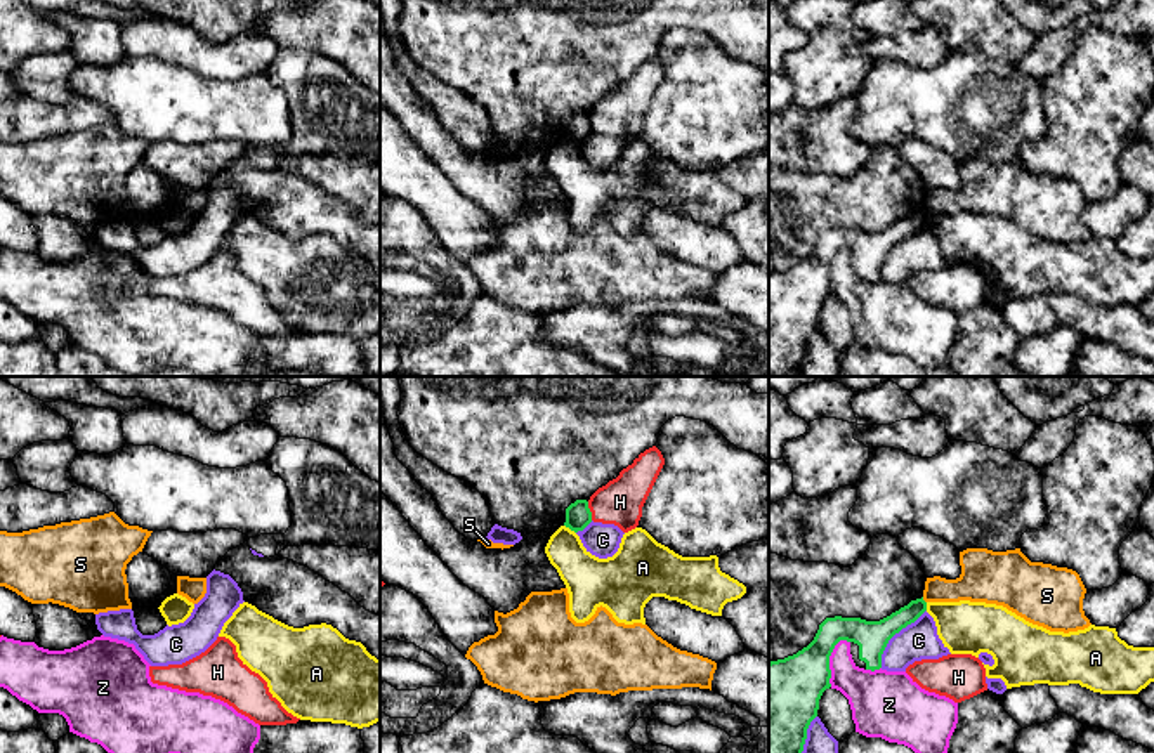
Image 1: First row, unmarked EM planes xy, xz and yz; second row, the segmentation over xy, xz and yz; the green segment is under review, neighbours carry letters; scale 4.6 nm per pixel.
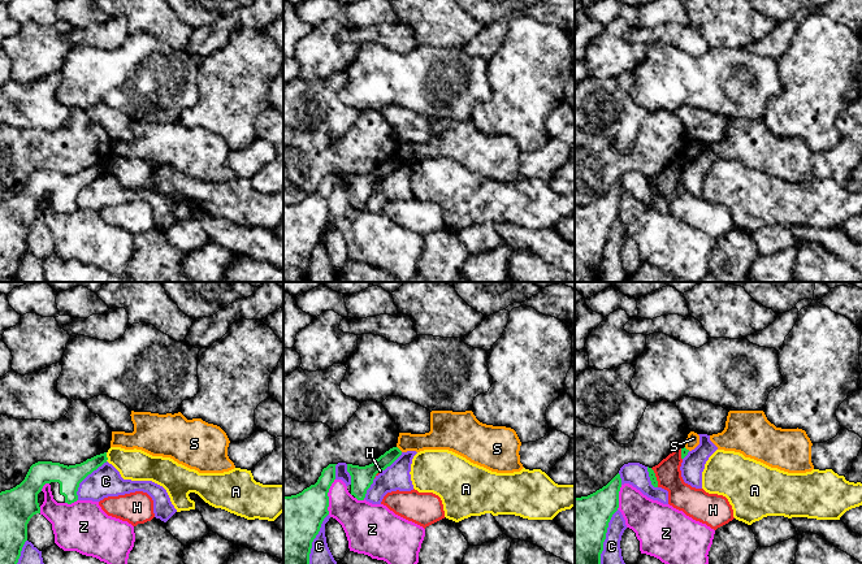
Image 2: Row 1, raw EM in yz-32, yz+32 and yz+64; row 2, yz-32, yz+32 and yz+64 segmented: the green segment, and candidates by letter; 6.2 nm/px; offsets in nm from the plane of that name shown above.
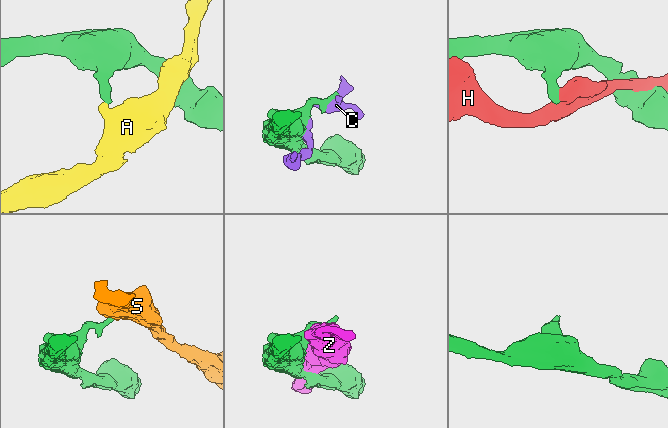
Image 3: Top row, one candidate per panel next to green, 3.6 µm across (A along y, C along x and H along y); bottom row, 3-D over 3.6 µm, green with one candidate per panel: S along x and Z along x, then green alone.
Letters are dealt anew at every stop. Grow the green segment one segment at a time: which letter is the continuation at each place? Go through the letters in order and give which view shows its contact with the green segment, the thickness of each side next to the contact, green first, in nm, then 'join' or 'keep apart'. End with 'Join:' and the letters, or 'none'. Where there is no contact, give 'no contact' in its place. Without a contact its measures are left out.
A: meets green in xz; 120 nm thick on the green side, 220 nm on the other; keep apart
C: meets green in yz; 150 nm thick on the green side, 180 nm on the other; keep apart
H: meets green in xz; 120 nm thick on the green side, 220 nm on the other; keep apart
S: meets green in yz; 110 nm thick on the green side, 160 nm on the other; keep apart
Z: meets green in yz; 320 nm thick on the green side, 220 nm on the other; keep apart
Join: none

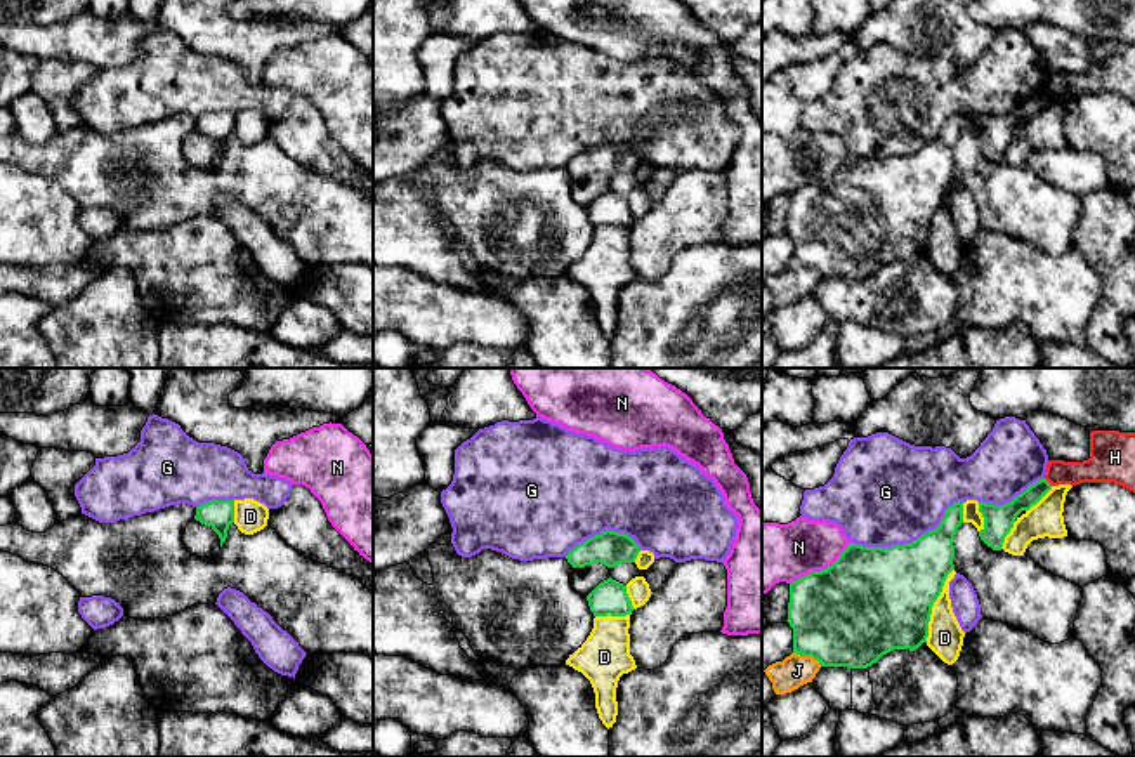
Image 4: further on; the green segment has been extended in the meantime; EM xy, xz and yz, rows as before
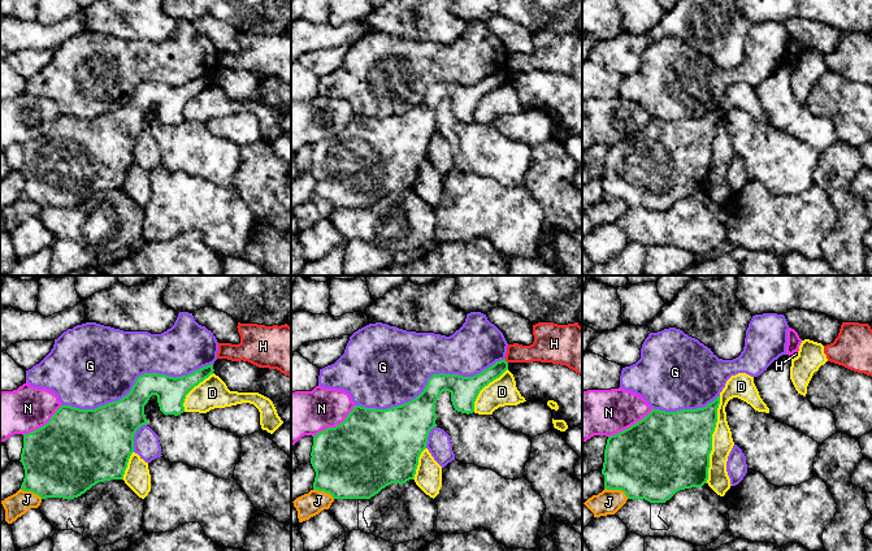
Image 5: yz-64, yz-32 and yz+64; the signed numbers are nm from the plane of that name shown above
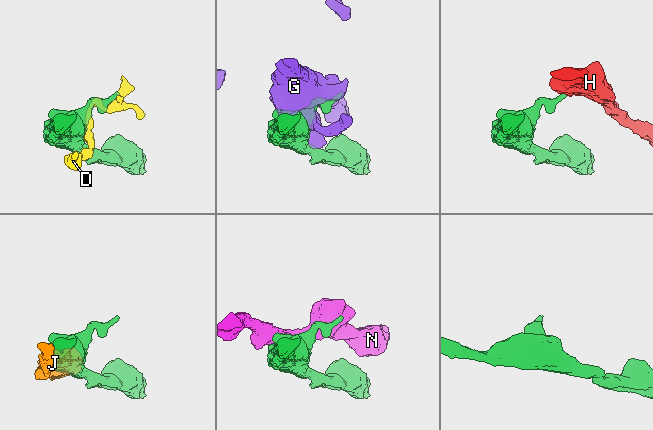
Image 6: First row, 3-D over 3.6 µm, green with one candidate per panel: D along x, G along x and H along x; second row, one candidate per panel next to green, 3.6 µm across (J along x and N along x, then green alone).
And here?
D: meets green in yz; 480 nm thick on the green side, 160 nm on the other; keep apart
G: meets green in yz; 400 nm thick on the green side, 480 nm on the other; keep apart
H: meets green in yz; 100 nm thick on the green side, 140 nm on the other; keep apart
J: meets green in yz; 460 nm thick on the green side, 150 nm on the other; keep apart
N: meets green in yz; 480 nm thick on the green side, 280 nm on the other; keep apart
Join: none

